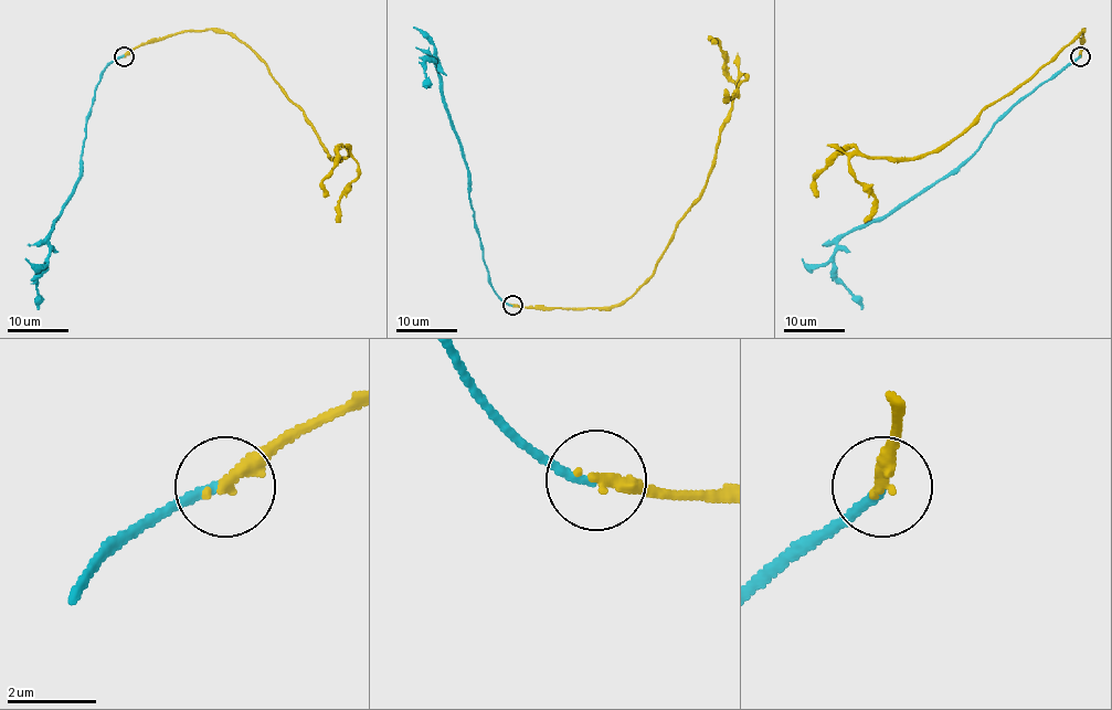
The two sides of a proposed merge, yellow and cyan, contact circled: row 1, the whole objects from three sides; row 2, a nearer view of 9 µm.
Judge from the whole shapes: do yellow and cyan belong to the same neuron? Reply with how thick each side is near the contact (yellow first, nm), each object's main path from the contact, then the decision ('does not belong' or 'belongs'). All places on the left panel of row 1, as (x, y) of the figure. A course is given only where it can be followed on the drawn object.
320 nm thick on the yellow side, 200 nm on the other; yellow runs (124, 55), (184, 31), (235, 34), (303, 112), (330, 157), (349, 156), (358, 165), (339, 197), (337, 222); cyan runs (124, 55), (116, 57), (102, 72), (86, 123), (82, 169), (56, 218), (45, 271), (36, 285), (39, 309); does not belong

